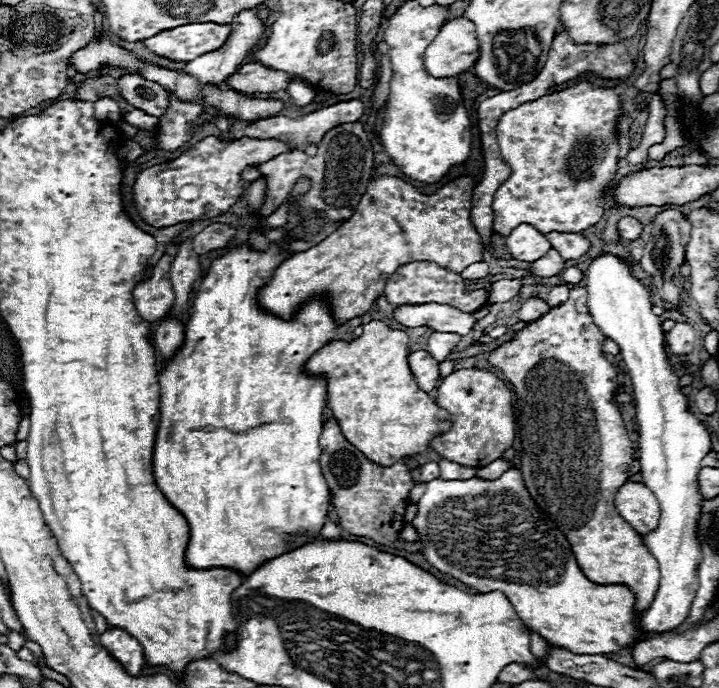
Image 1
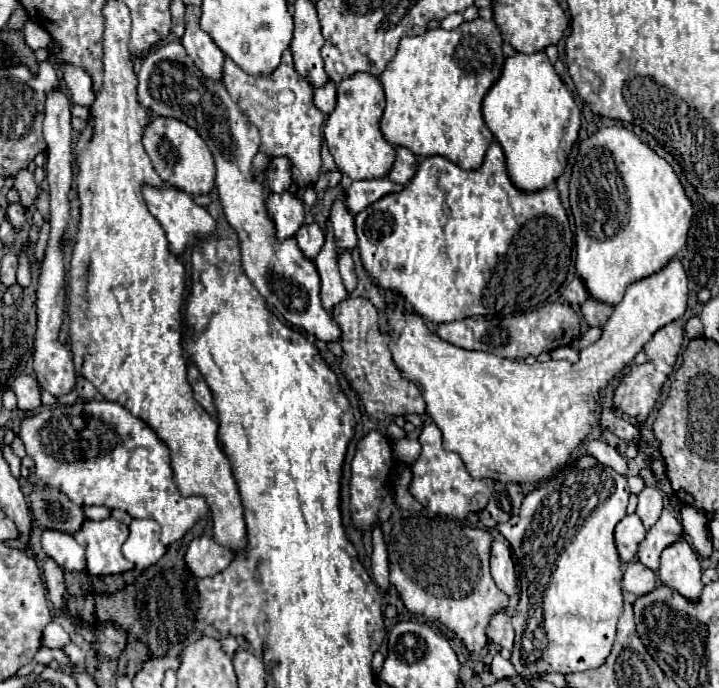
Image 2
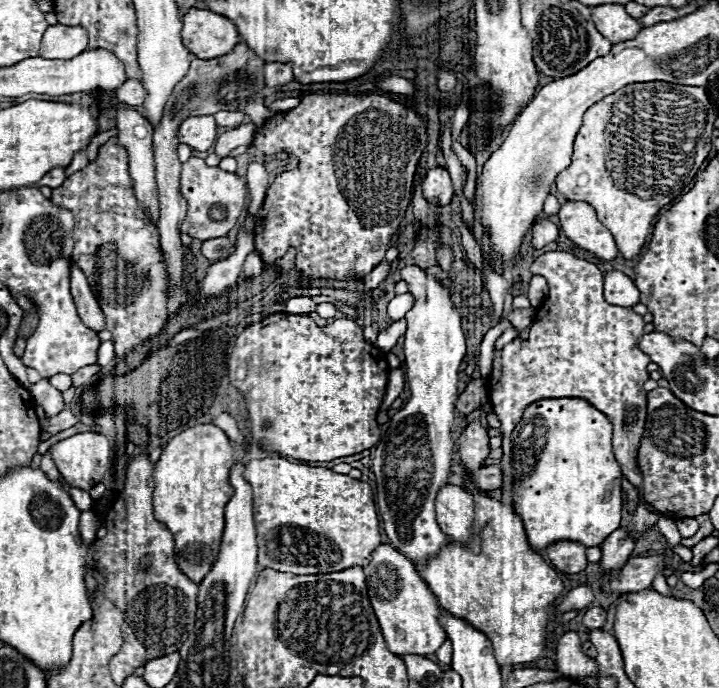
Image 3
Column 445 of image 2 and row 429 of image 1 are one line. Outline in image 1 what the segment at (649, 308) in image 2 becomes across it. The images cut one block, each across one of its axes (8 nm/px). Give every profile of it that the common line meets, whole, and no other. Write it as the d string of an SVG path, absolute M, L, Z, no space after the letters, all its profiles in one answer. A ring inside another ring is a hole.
M372 320L364 324L362 336L346 342L346 340L332 340L326 346L322 346L318 352L312 354L312 358L304 364L304 372L310 376L324 376L326 388L328 388L328 408L332 418L342 428L344 438L356 446L368 460L390 466L396 460L402 460L406 456L420 454L428 448L430 440L446 432L450 428L448 412L438 408L436 402L422 392L416 386L416 380L408 366L408 334L402 330L392 330L380 320Z

